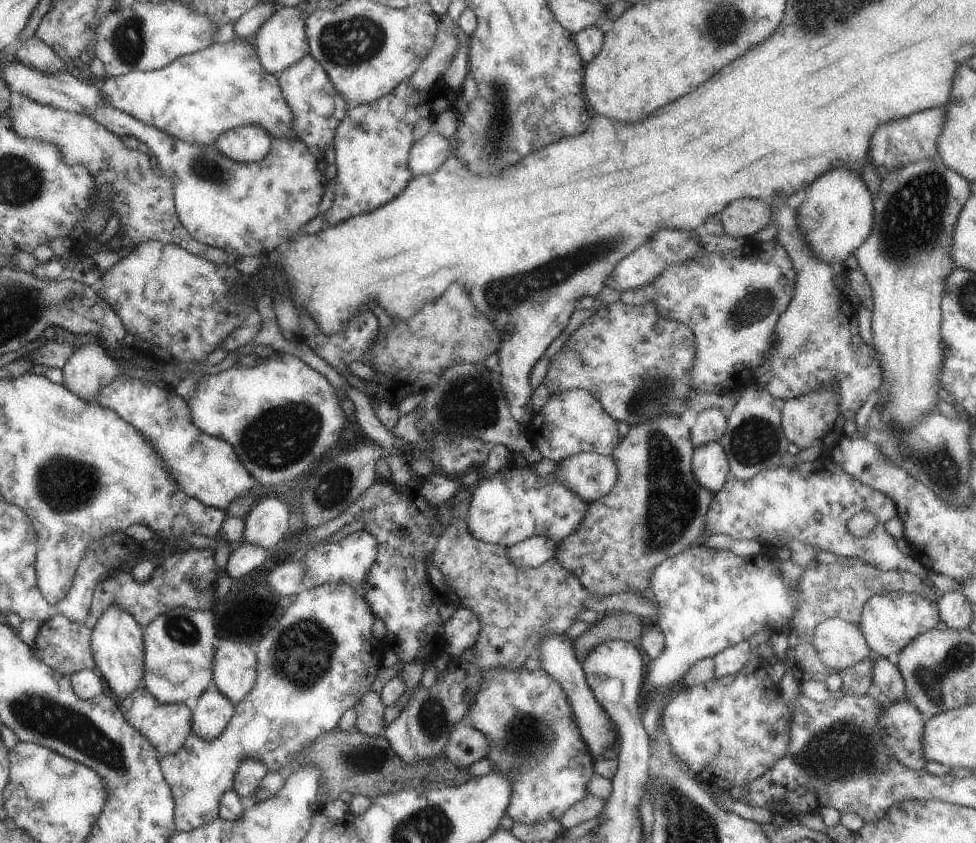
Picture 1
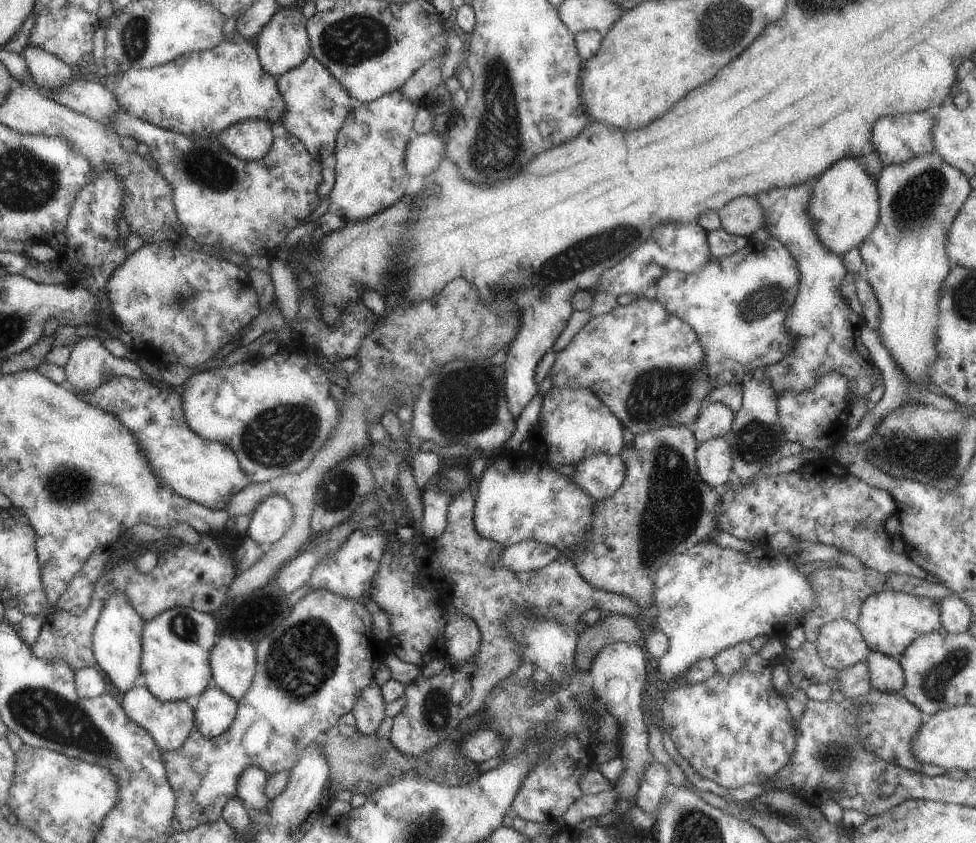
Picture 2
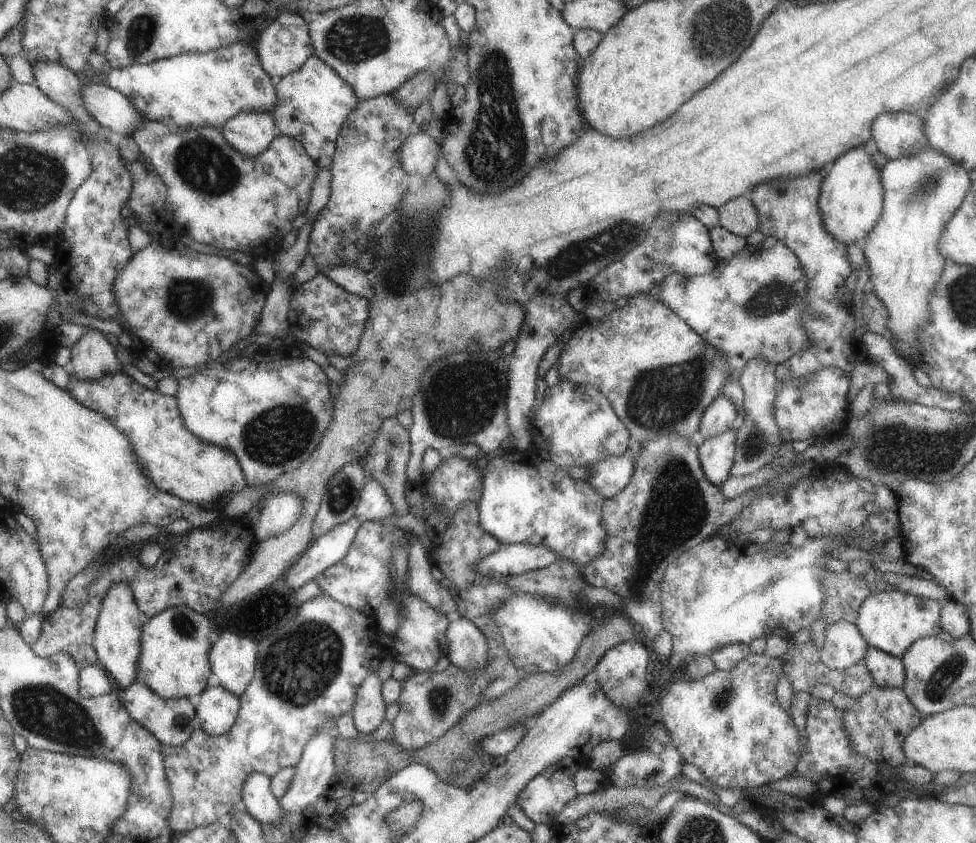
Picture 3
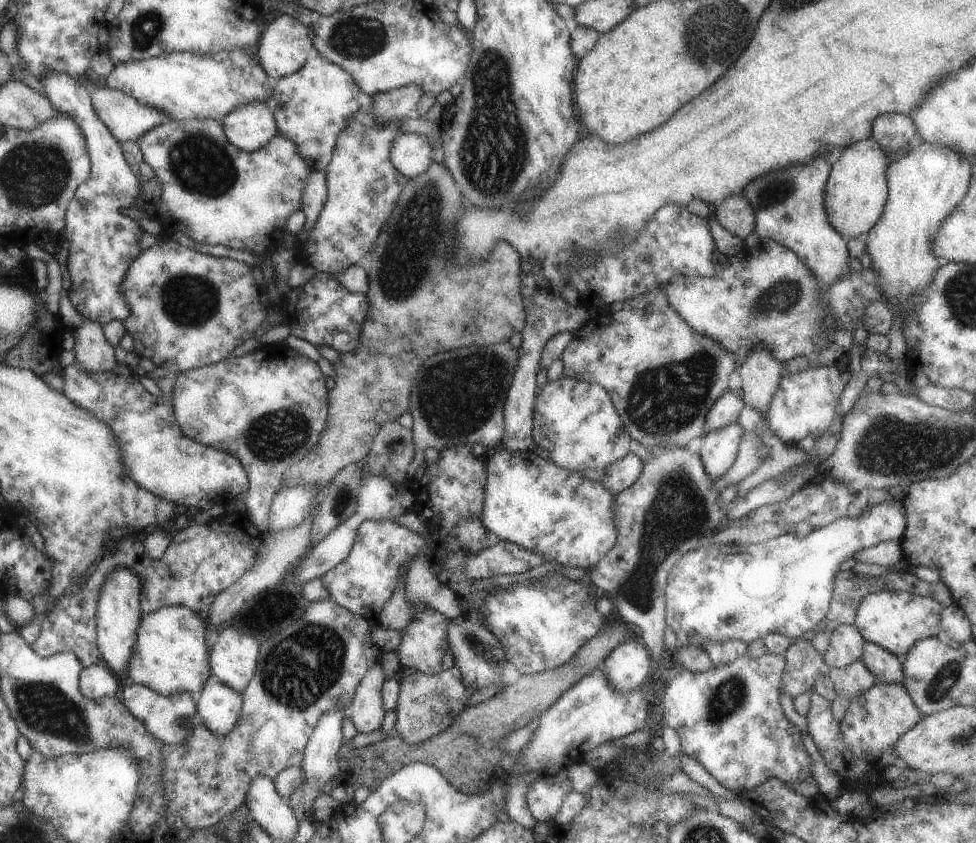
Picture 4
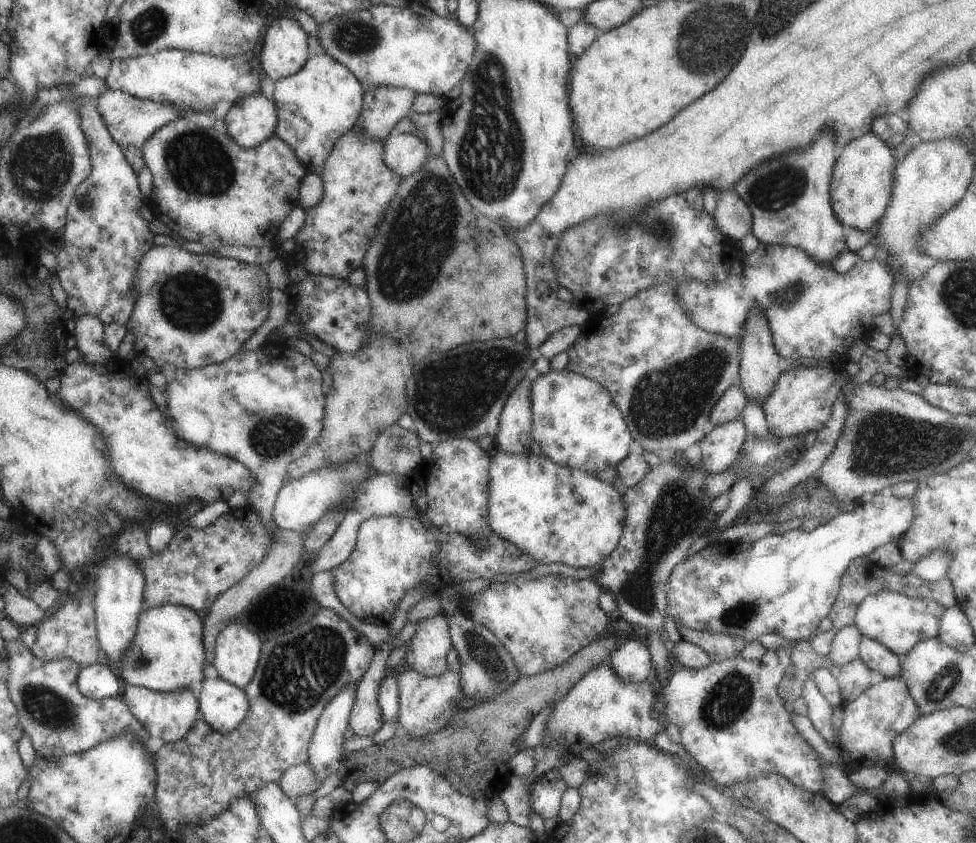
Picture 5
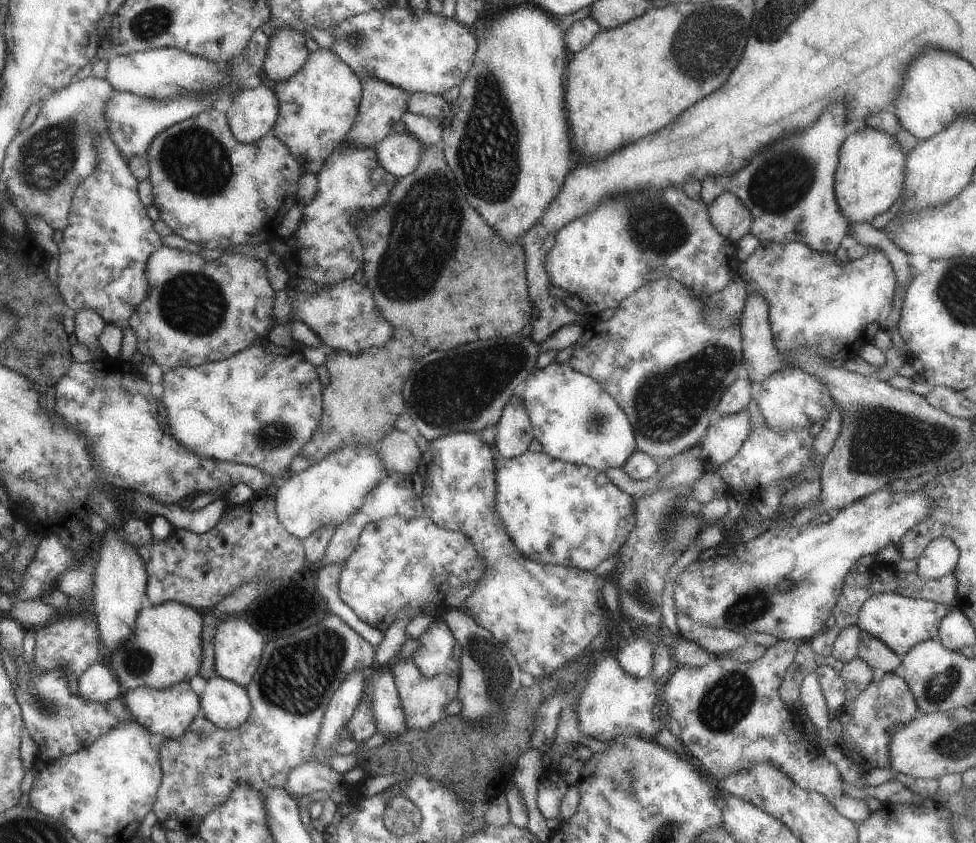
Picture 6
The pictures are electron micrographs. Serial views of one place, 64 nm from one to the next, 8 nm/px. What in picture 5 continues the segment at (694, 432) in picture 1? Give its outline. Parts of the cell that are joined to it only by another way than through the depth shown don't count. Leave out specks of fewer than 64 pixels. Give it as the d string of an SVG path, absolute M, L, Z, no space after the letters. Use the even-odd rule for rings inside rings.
M739 384L729 385L729 388L715 401L708 418L708 427L721 426L724 422L735 420L747 404L747 398Z

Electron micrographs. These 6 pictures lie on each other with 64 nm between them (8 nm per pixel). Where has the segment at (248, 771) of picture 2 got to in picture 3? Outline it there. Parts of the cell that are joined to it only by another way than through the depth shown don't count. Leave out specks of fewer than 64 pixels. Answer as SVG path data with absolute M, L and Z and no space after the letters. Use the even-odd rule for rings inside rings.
M263 773L249 774L241 787L240 806L260 825L279 826L283 810L279 808L278 798L269 792L269 777Z

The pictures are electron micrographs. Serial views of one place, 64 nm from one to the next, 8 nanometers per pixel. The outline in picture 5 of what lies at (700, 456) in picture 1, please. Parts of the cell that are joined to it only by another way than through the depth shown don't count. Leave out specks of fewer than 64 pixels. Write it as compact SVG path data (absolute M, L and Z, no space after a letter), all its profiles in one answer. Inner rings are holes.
M738 418L721 426L708 428L698 442L701 458L698 461L705 473L724 473L737 460L747 432Z

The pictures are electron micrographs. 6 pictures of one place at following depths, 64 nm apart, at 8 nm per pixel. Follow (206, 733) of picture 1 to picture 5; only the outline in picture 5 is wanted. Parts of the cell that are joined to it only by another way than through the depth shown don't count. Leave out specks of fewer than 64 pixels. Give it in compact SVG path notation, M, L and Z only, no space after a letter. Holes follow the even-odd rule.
M219 677L202 680L197 696L198 714L210 730L225 734L233 730L247 712L247 699L243 690Z

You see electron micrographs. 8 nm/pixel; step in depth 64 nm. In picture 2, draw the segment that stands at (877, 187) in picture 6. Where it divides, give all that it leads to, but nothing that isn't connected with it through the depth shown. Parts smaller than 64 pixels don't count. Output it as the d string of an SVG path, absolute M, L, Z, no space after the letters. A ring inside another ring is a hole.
M845 156L831 164L813 181L807 204L807 216L814 222L813 230L819 242L839 256L861 245L877 222L877 196L875 180L865 172L862 157Z

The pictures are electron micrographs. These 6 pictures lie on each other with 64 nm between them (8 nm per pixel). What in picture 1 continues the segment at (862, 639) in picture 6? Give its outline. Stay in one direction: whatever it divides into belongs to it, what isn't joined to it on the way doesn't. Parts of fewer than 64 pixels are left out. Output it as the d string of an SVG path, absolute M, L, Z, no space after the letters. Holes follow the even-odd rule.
M871 655L873 666L871 666L872 684L877 686L882 698L889 702L903 701L904 682L895 664L887 660L887 657Z

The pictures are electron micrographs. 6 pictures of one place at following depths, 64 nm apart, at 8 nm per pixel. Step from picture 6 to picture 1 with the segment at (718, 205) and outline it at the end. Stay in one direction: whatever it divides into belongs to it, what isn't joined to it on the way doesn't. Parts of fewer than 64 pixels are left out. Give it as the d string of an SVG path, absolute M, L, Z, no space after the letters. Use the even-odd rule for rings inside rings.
M745 197L739 198L739 200L731 202L731 204L727 204L727 206L717 214L717 217L725 236L749 241L756 232L759 232L759 230L770 224L771 208L763 201Z

